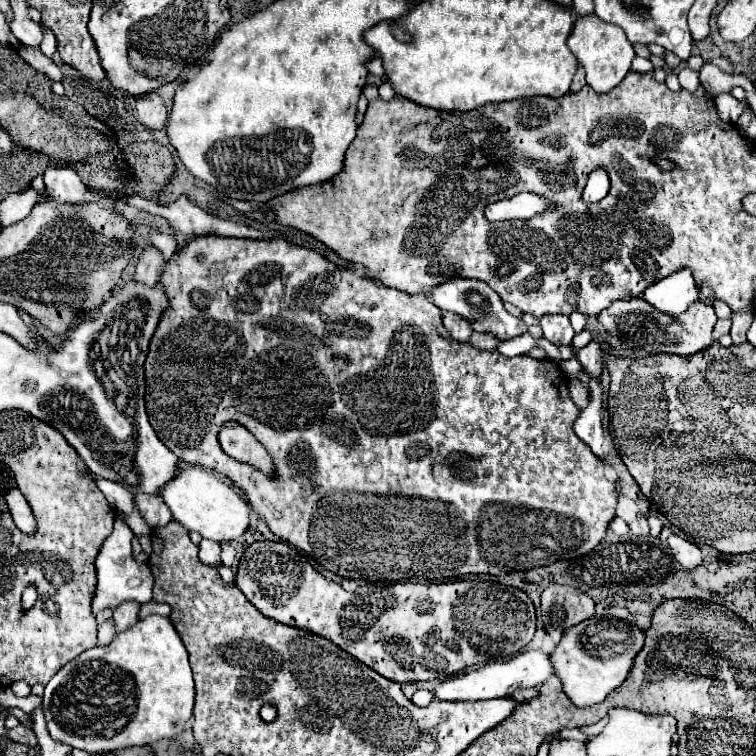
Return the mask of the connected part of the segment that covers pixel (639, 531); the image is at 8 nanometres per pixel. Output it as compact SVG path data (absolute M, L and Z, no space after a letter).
M640 517L631 524L630 526L630 532L634 534L635 536L647 536L649 535L650 528L647 522L647 518Z

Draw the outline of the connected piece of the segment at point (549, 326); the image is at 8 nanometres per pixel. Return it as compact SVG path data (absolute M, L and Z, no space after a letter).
M560 314L542 316L540 326L542 326L544 338L552 344L570 344L574 338L574 330L570 326L568 316L560 316Z

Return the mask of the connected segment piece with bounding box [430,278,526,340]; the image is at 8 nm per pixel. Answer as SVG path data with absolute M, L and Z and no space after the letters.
M454 278L448 282L438 284L438 288L434 288L434 292L430 294L430 300L440 308L440 310L448 310L454 314L460 314L462 318L472 322L472 328L476 332L492 332L496 334L500 340L510 340L514 336L520 336L526 332L526 324L508 314L504 310L504 304L500 300L500 296L488 286L482 284L482 280L466 280L466 278Z

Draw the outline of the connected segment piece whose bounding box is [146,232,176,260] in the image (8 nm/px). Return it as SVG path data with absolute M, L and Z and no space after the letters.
M150 232L148 238L146 238L146 242L148 242L150 246L158 248L166 260L168 260L168 258L174 254L174 250L176 250L176 240L174 240L174 236L168 236L168 234Z

